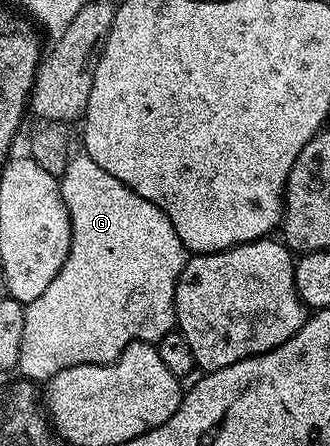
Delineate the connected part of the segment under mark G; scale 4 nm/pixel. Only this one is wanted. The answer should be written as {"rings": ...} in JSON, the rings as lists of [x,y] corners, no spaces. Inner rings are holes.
{"rings":[[[83,150],[77,152],[77,156],[76,153],[69,155],[66,170],[58,178],[60,182],[60,193],[66,202],[66,208],[70,214],[70,224],[72,226],[70,254],[66,258],[62,270],[58,270],[54,282],[50,282],[50,286],[46,286],[46,290],[42,290],[42,294],[38,294],[38,298],[34,298],[34,302],[26,305],[29,313],[44,312],[46,319],[53,320],[54,323],[60,324],[60,328],[53,330],[52,340],[48,340],[48,336],[44,332],[32,332],[31,323],[26,322],[22,326],[22,350],[18,354],[16,368],[21,377],[33,382],[47,382],[52,379],[54,374],[58,374],[70,366],[109,364],[111,360],[116,360],[122,354],[122,350],[126,350],[126,346],[137,342],[158,342],[166,333],[173,331],[176,322],[176,311],[174,310],[176,279],[182,274],[182,270],[186,266],[190,255],[188,249],[184,247],[182,238],[178,238],[178,230],[174,230],[170,218],[164,211],[158,206],[154,206],[154,202],[150,202],[146,198],[142,198],[134,190],[130,190],[130,186],[126,186],[118,178],[114,178],[114,174],[106,174],[106,170],[102,170],[102,166],[98,166],[98,162],[94,162],[94,158],[90,158],[87,152]]]}

